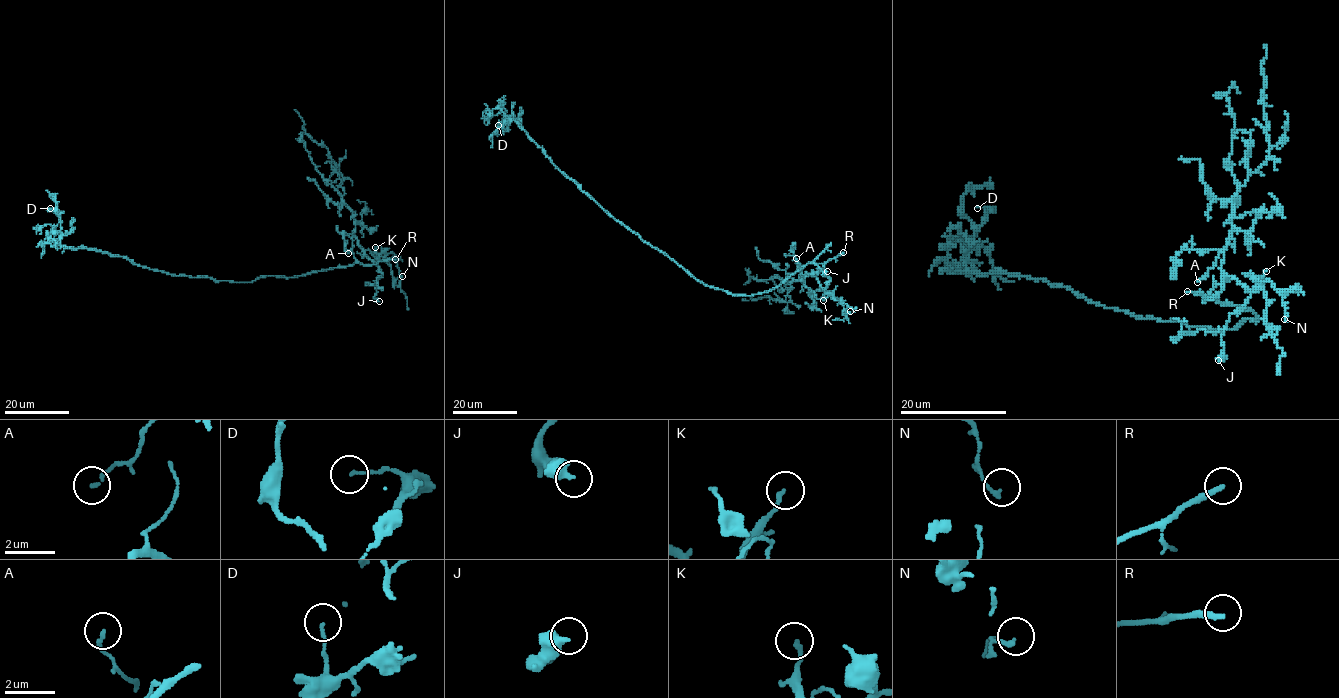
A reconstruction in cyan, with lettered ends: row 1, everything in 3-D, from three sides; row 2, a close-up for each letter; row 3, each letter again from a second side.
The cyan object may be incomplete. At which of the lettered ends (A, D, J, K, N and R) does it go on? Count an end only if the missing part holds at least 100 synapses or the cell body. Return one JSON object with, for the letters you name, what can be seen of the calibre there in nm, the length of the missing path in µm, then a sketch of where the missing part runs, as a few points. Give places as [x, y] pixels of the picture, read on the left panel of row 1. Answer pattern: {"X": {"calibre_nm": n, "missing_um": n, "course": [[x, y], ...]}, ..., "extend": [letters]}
{"R": {"calibre_nm": 240, "missing_um": 50}, "extend": ["R"]}

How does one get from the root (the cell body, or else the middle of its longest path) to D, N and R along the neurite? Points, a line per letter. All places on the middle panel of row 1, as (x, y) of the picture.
D: (705, 285), (605, 212), (555, 166), (513, 119), (508, 118), (508, 127), (500, 132), (498, 125)
N: (705, 285), (753, 295), (778, 287), (809, 263), (822, 264), (813, 275), (850, 311)
R: (705, 285), (733, 294), (763, 293), (778, 287), (807, 264), (825, 263), (843, 252)

